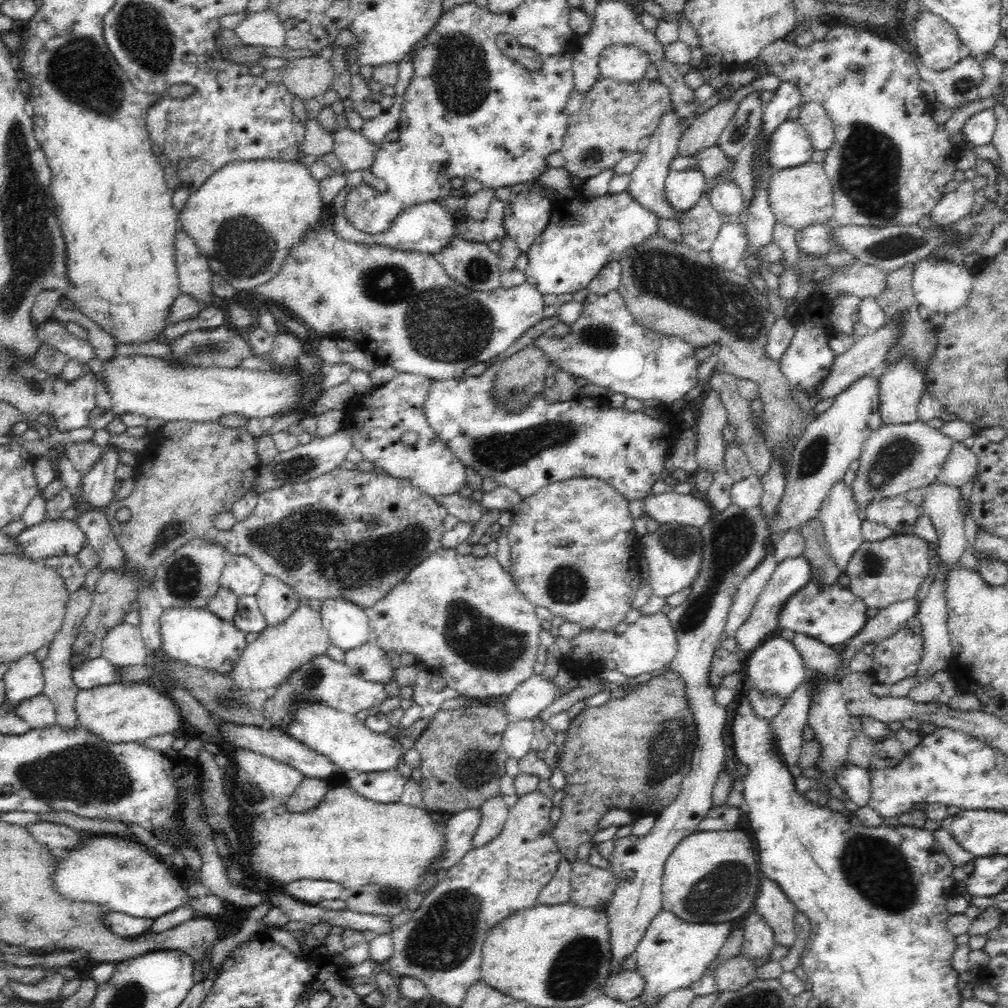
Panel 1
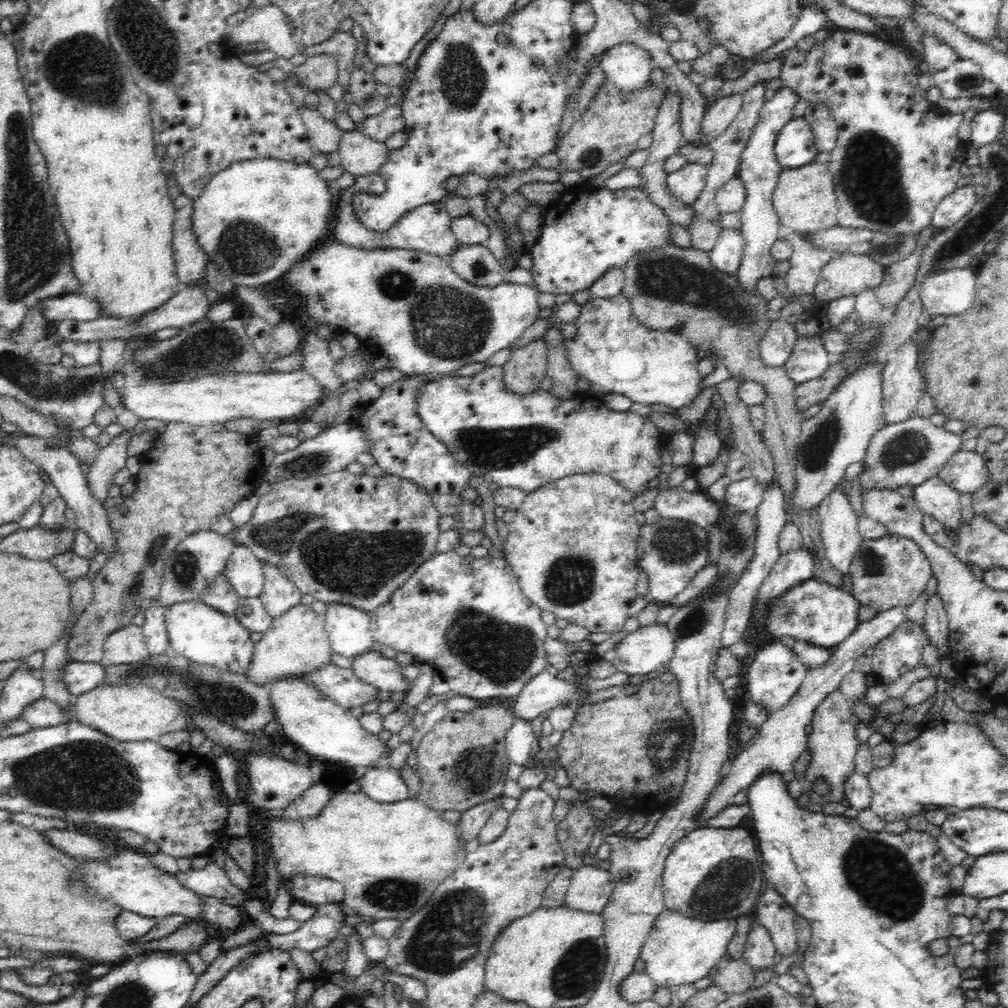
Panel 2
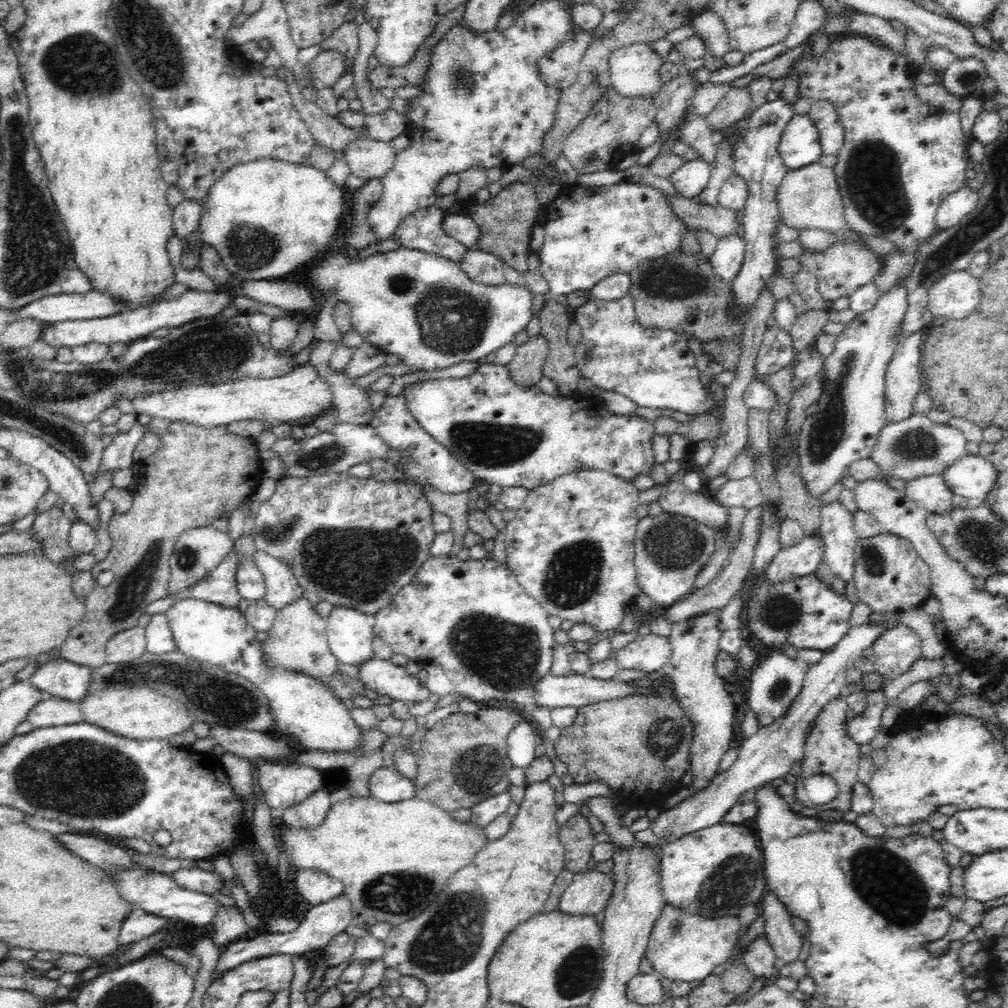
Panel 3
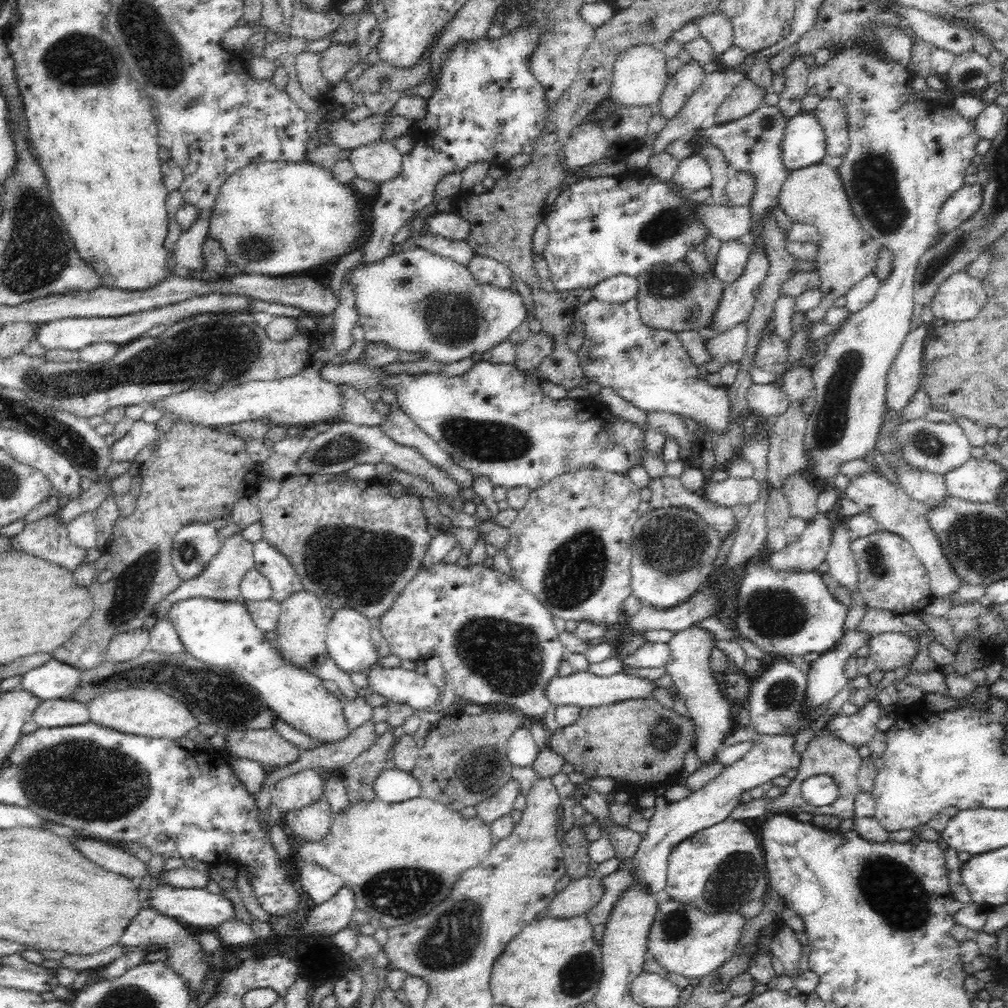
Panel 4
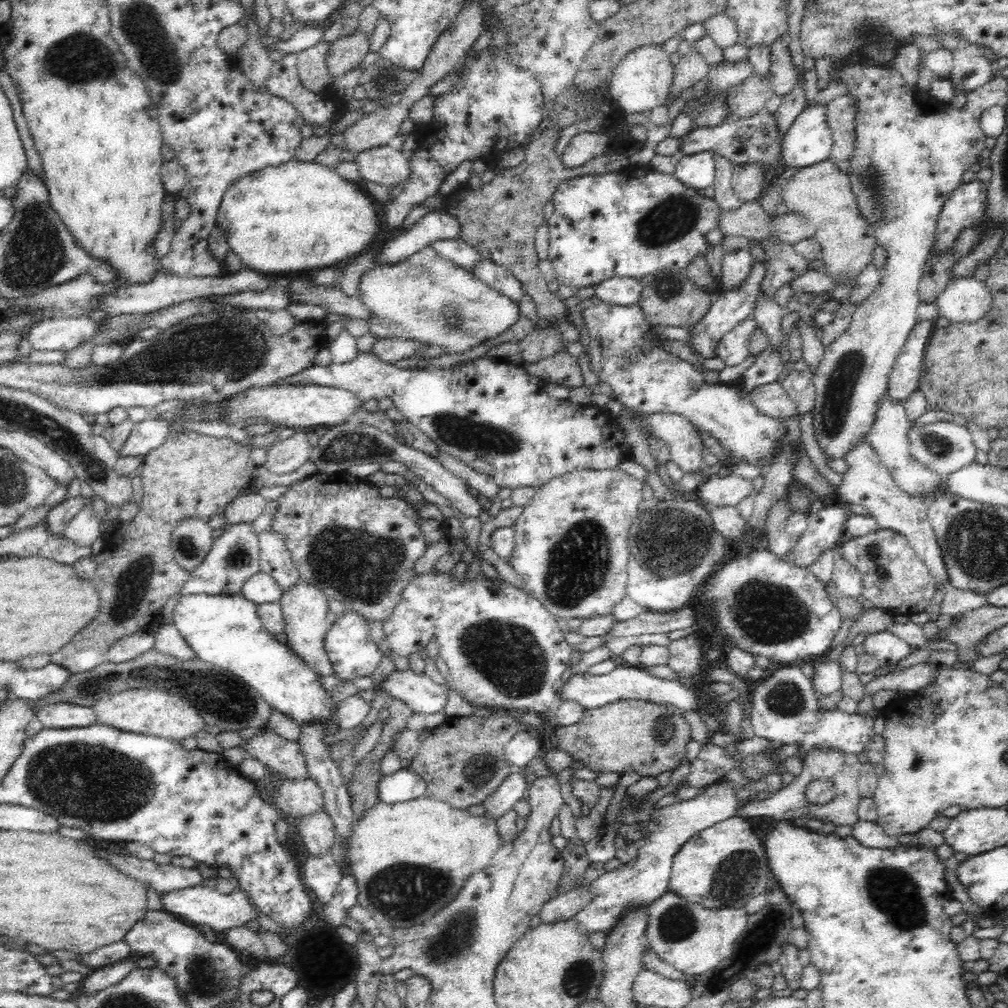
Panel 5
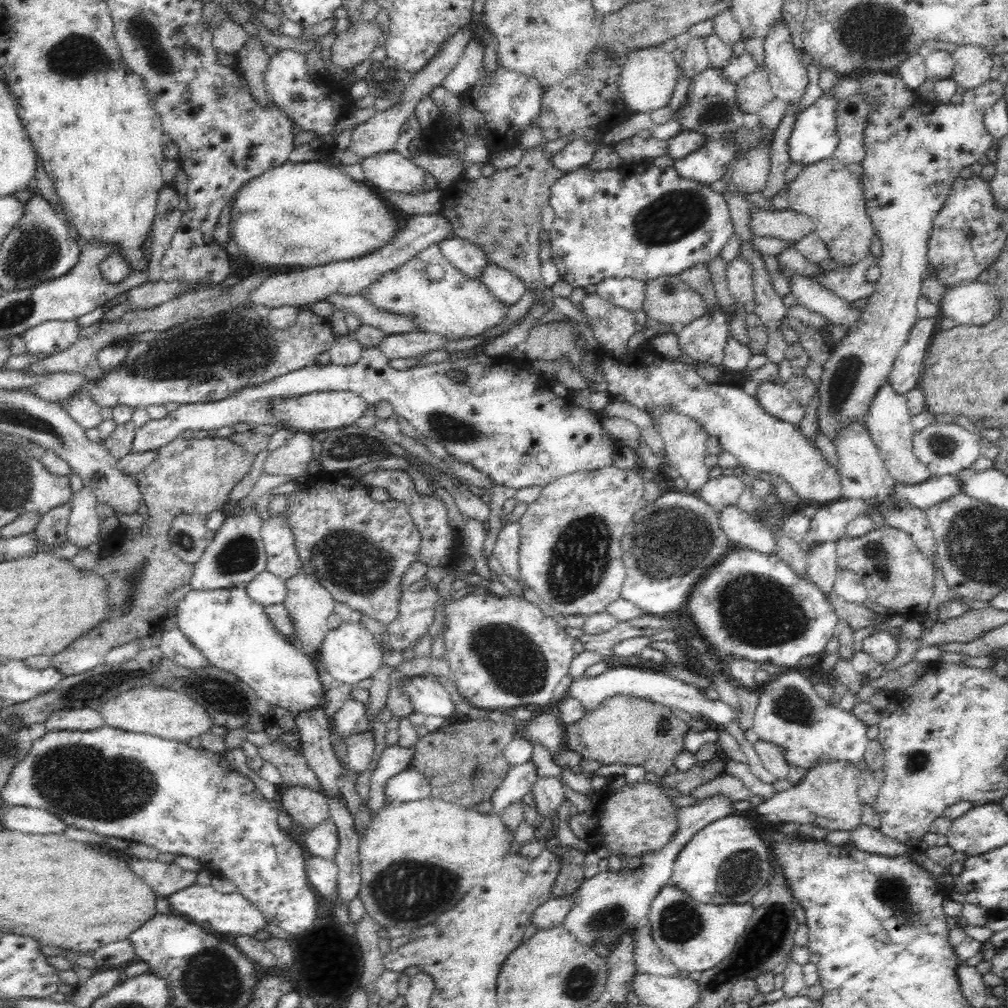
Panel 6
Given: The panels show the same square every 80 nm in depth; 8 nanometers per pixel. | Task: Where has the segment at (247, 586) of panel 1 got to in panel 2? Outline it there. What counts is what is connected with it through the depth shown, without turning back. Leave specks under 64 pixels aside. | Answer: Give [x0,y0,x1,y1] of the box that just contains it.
[224,545,265,598]

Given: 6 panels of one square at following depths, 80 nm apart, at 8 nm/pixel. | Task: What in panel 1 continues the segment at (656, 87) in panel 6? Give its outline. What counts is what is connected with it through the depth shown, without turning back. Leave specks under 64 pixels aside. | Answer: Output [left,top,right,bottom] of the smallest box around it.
[600,44,651,83]

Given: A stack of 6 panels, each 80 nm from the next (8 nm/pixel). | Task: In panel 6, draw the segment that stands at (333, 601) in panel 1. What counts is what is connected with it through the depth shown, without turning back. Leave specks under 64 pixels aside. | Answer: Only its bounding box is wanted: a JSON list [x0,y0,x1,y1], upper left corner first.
[321,618,383,686]

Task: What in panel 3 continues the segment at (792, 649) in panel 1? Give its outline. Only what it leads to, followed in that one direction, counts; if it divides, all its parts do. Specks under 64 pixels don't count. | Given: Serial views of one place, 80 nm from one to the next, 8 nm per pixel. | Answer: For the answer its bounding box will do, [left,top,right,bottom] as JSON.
[744,648,809,727]

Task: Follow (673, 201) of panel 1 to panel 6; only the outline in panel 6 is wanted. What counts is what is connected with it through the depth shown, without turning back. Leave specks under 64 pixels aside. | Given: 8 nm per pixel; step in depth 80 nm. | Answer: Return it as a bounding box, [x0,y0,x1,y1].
[673,65,746,184]

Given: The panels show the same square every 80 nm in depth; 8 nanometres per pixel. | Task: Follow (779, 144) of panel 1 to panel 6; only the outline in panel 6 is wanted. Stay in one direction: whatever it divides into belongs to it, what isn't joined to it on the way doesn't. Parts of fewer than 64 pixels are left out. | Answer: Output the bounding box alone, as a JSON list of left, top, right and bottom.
[788,91,838,167]

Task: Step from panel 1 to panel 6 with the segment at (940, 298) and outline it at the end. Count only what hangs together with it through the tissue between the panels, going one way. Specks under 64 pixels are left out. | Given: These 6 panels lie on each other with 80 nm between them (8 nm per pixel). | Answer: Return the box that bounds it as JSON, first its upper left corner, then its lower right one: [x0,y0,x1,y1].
[940,282,1001,326]

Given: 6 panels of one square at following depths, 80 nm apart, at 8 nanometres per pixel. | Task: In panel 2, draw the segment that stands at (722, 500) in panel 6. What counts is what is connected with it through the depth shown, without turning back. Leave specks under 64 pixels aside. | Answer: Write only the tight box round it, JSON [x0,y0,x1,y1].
[725,476,765,512]

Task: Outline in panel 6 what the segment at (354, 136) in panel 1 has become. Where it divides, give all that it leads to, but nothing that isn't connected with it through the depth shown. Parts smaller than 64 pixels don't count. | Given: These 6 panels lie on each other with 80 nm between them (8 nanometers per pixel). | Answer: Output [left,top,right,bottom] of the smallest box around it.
[360,150,424,195]

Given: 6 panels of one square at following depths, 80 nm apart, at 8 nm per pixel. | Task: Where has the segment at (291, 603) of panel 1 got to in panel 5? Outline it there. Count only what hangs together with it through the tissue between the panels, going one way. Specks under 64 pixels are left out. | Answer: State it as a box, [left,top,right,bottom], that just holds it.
[258,529,299,594]

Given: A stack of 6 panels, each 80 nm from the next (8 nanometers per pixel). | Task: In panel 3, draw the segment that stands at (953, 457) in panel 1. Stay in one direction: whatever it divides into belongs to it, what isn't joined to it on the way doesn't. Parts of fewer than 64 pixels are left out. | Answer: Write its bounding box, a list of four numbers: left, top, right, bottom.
[942,454,998,503]

